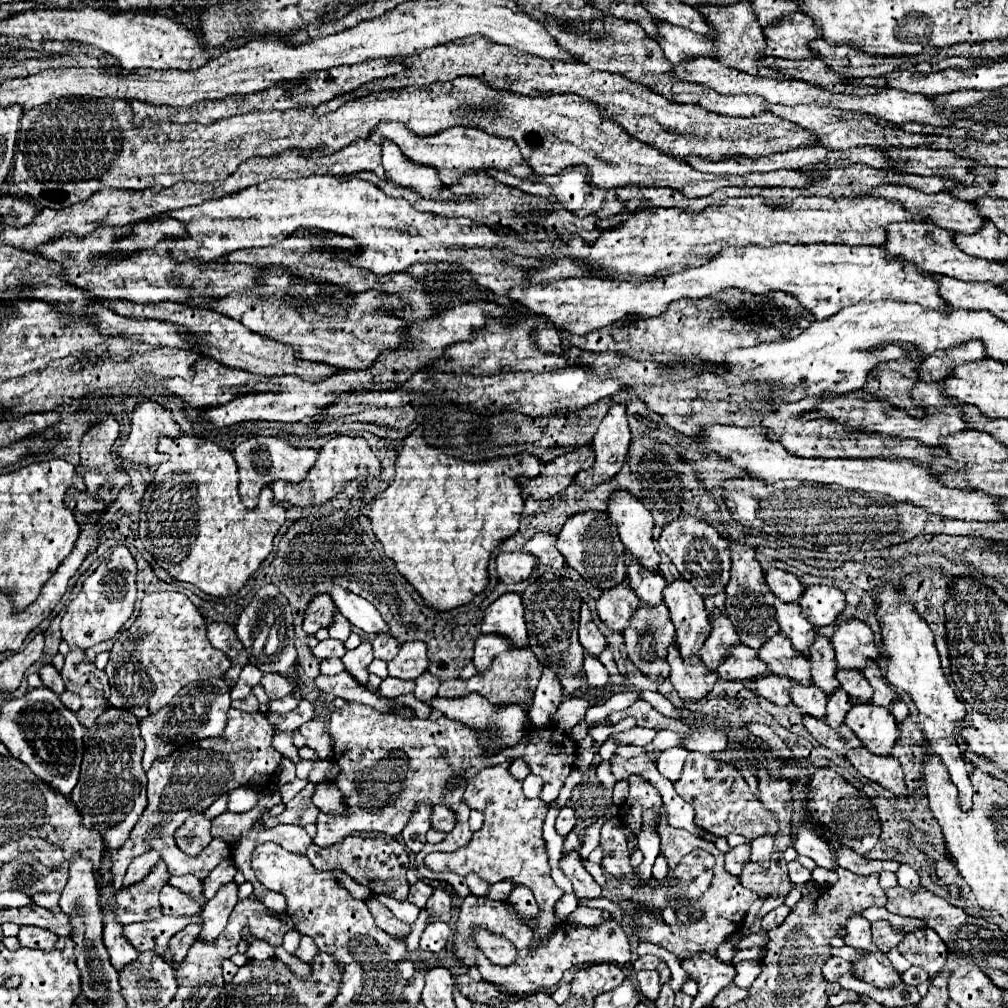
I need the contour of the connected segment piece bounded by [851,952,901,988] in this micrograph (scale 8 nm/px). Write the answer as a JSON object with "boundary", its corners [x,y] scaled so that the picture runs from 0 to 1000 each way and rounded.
{"boundary":[[[862,944],[862,948],[860,948],[858,952],[850,952],[850,954],[846,954],[846,956],[848,956],[848,958],[846,958],[844,964],[846,964],[850,970],[868,976],[870,980],[882,980],[882,978],[888,978],[888,976],[894,974],[894,970],[892,970],[884,960],[872,956],[872,954],[866,950],[864,944]]]}

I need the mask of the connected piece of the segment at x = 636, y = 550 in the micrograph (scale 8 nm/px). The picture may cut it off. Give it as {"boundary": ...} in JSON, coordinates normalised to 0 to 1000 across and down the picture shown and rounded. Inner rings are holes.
{"boundary":[[[610,486],[602,498],[602,510],[610,518],[620,544],[640,563],[652,565],[654,550],[648,542],[648,514],[636,496],[622,486]]]}

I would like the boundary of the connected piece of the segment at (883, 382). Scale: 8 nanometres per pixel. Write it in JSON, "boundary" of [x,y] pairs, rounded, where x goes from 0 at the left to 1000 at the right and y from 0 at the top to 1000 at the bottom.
{"boundary":[[[892,357],[892,359],[874,359],[860,375],[858,387],[880,397],[892,405],[904,405],[904,413],[918,415],[918,405],[904,401],[904,385],[912,379],[910,373],[910,359],[906,357]]]}

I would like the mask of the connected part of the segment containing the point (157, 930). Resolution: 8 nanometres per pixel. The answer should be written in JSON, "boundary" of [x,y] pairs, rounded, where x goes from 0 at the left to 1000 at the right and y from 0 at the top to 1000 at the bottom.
{"boundary":[[[160,909],[150,915],[138,915],[122,921],[122,927],[130,937],[138,942],[152,942],[156,946],[164,946],[166,935],[170,929],[174,929],[178,923],[182,923],[186,917],[201,917],[199,909]]]}

